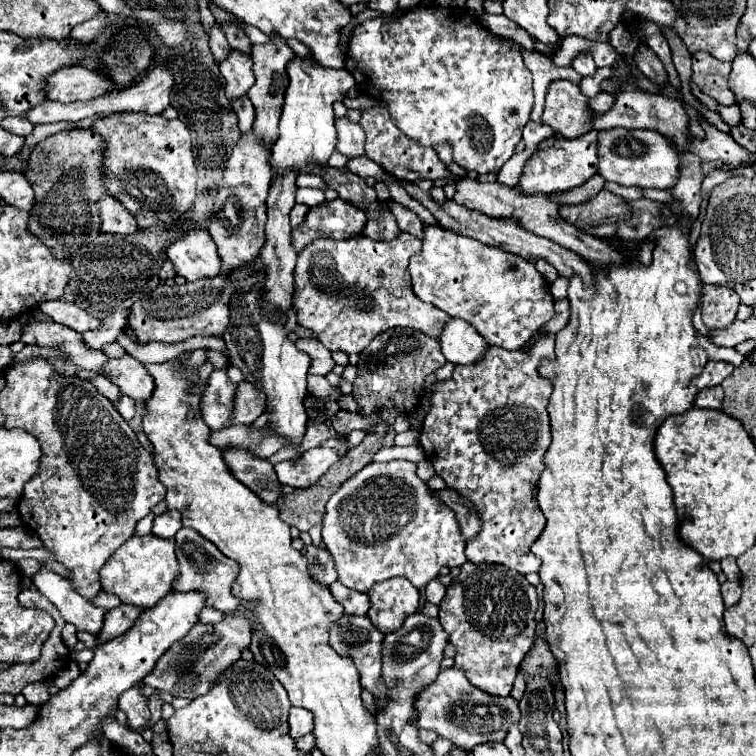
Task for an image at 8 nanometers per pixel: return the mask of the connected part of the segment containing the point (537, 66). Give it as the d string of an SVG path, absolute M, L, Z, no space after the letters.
M523 49L525 55L525 63L529 67L529 71L533 73L533 89L535 89L535 105L533 105L530 119L539 122L541 113L543 113L543 97L545 97L545 89L549 87L549 83L553 79L567 79L579 85L581 83L581 75L577 73L571 66L555 67L553 61L541 53L529 53Z

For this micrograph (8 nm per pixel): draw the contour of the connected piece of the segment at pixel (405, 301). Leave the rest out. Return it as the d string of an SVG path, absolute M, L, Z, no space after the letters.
M399 233L393 241L373 241L365 235L357 235L351 239L335 241L335 239L317 239L309 247L305 247L295 265L295 293L293 293L293 309L297 311L297 323L315 333L315 339L325 345L329 351L343 353L361 353L369 341L385 329L393 327L413 327L433 337L439 337L443 323L449 319L441 309L423 303L411 289L411 277L407 271L409 259L419 253L421 241L409 233Z

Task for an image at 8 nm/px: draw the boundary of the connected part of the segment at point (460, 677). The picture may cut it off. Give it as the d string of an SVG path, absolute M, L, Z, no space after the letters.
M457 667L443 669L431 685L419 691L415 707L419 711L419 727L433 729L439 733L439 737L451 739L455 745L467 751L471 751L479 743L503 741L509 727L513 723L519 723L521 719L519 703L513 697L497 697L473 687L467 681L465 673L461 673L461 669Z

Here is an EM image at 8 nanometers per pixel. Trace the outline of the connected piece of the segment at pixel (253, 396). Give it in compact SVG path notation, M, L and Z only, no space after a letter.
M241 381L237 385L237 397L233 405L233 423L251 425L265 409L265 395L255 385Z

